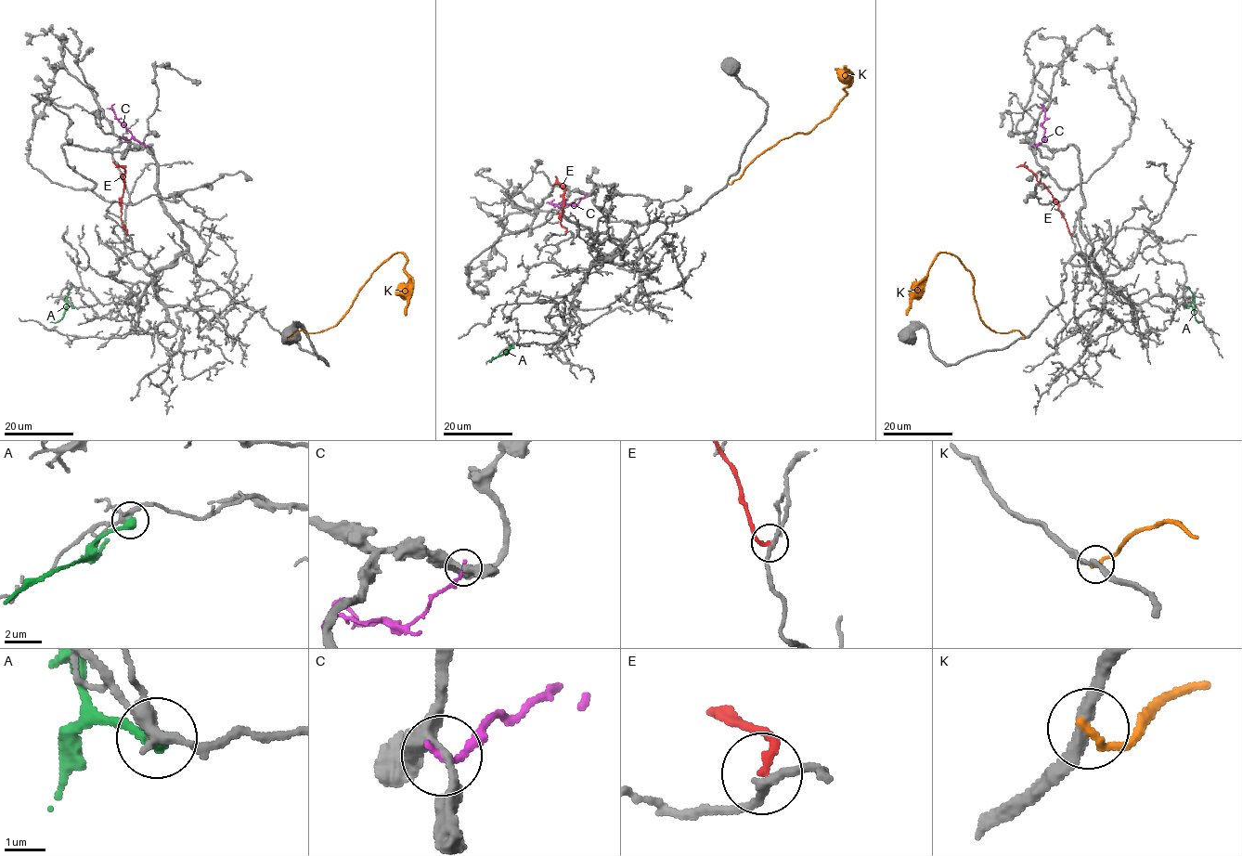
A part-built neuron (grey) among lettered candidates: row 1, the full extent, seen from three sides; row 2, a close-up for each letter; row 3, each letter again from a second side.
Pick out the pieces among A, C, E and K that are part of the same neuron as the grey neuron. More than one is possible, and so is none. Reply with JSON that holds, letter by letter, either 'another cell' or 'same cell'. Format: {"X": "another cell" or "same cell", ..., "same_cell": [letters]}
{"A": "another cell", "C": "another cell", "E": "another cell", "K": "another cell", "same_cell": []}

